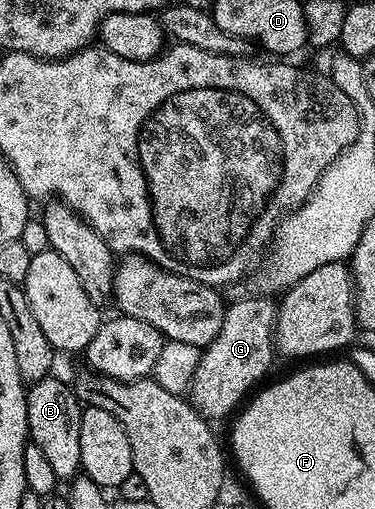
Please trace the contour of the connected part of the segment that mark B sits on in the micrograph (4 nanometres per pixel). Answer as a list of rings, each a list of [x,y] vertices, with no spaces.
[[[51,375],[40,381],[33,382],[26,390],[26,406],[28,407],[28,437],[41,453],[48,459],[49,466],[58,479],[73,479],[79,476],[82,468],[80,459],[80,419],[84,408],[83,402],[78,400],[77,392],[70,389],[62,381],[57,381],[57,376]]]

